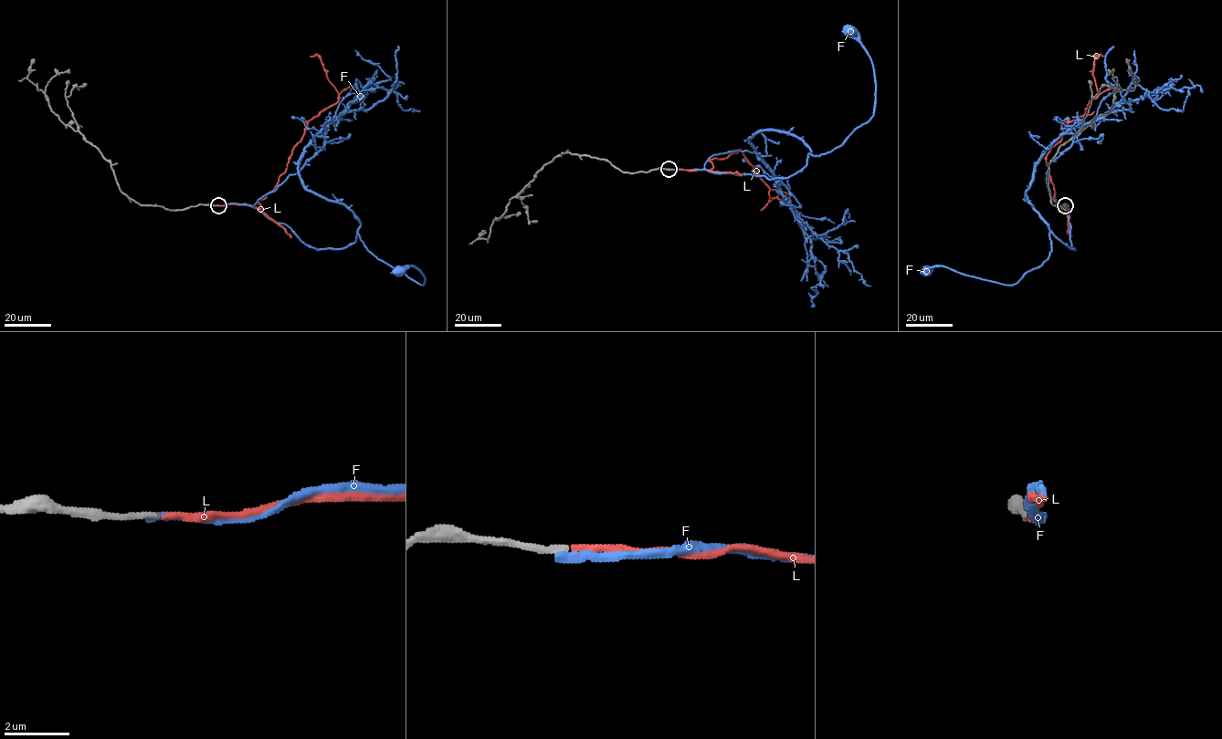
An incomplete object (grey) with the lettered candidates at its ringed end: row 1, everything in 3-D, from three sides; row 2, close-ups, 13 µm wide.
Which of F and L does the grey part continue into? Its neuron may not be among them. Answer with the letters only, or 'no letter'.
L

